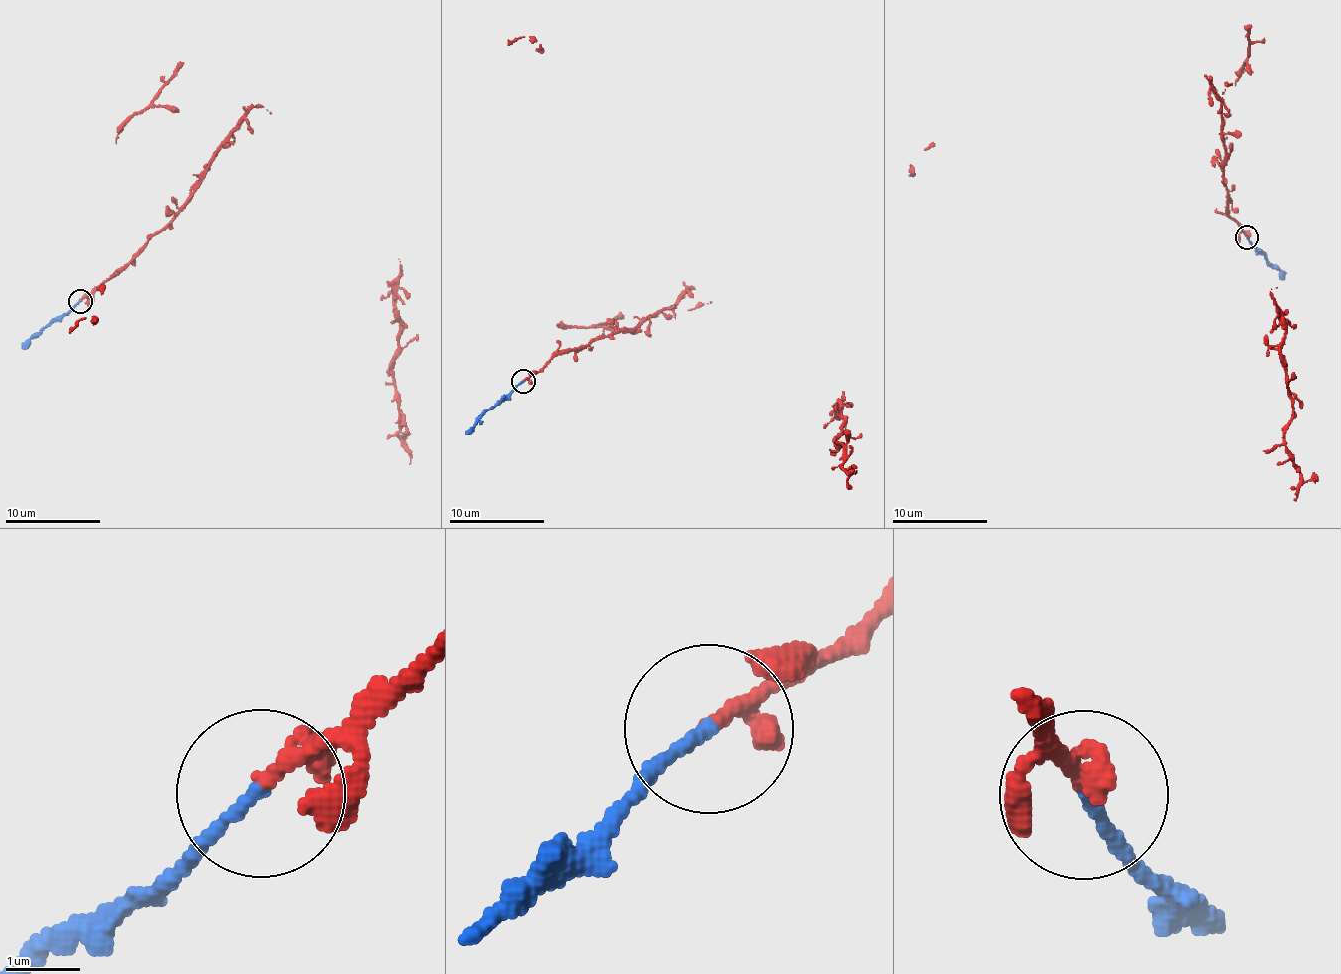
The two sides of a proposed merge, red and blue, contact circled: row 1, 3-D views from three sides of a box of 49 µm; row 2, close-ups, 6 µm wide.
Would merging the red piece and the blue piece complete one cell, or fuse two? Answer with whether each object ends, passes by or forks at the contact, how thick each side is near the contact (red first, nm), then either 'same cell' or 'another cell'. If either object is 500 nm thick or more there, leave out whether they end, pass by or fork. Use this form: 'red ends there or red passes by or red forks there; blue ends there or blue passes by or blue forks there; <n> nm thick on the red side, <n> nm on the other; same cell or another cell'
red passes by; blue ends there; 140 nm thick on the red side, 170 nm on the other; same cell

